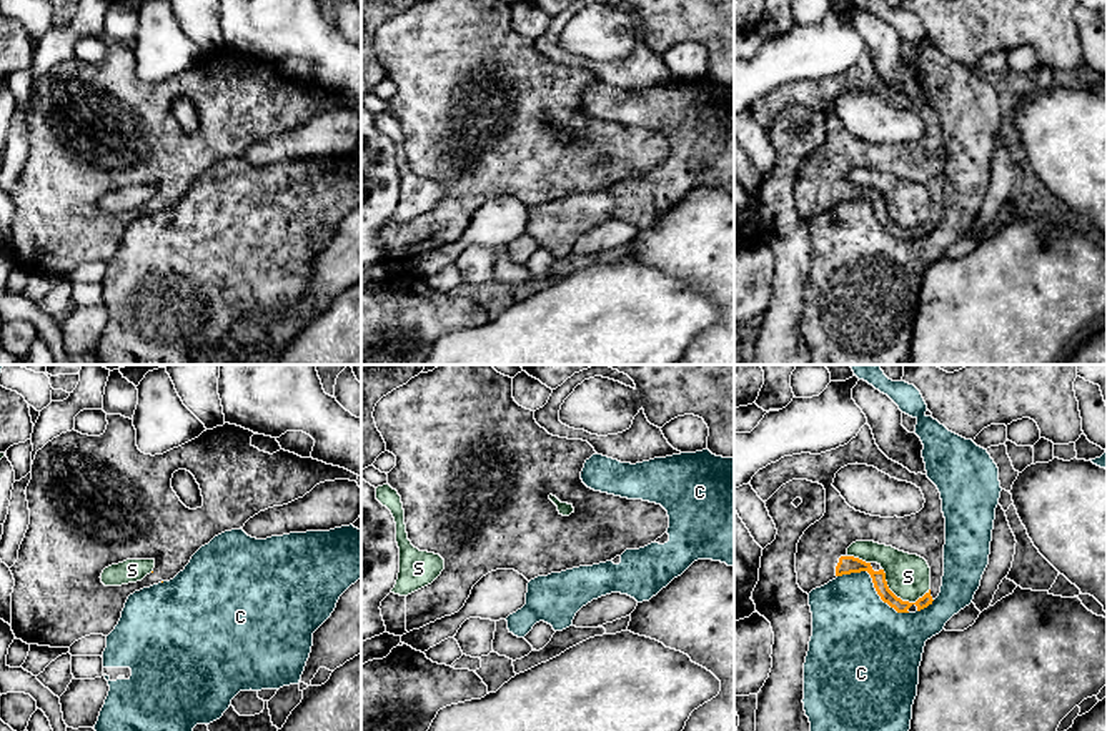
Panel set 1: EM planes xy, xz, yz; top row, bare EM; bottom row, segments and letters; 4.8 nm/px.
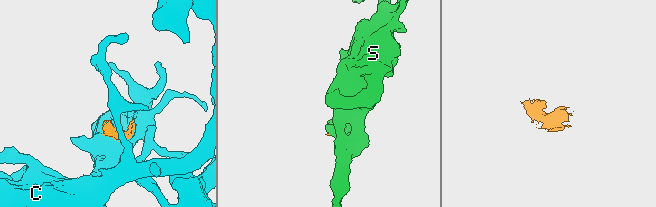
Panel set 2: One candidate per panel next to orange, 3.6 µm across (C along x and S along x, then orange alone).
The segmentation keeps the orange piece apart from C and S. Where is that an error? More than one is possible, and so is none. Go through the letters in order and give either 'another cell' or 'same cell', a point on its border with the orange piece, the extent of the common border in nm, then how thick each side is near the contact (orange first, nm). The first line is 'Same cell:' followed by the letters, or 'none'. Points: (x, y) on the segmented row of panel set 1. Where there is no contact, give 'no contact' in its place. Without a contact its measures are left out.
Same cell: none
C: another cell | yz (874, 585) | 400 nm | 90/400 nm
S: another cell | yz (899, 598) | 260 nm | 70/220 nm

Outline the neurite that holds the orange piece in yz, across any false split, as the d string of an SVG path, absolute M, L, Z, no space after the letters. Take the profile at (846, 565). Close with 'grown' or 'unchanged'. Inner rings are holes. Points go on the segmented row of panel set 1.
M864 425L847 445L821 455L784 456L759 470L749 485L762 501L767 501L792 480L819 483L826 490L824 516L811 525L797 543L796 573L804 593L809 594L837 576L867 571L881 599L897 613L916 613L932 604L944 576L946 518L941 493L927 475L911 473L889 460L876 445L871 426ZM856 463L916 485L924 495L924 508L904 518L856 511L832 486L836 473ZM856 541L874 541L924 558L931 568L931 589L916 603L902 601L889 589L884 569L874 571L871 563L847 554L847 548Z; grown

